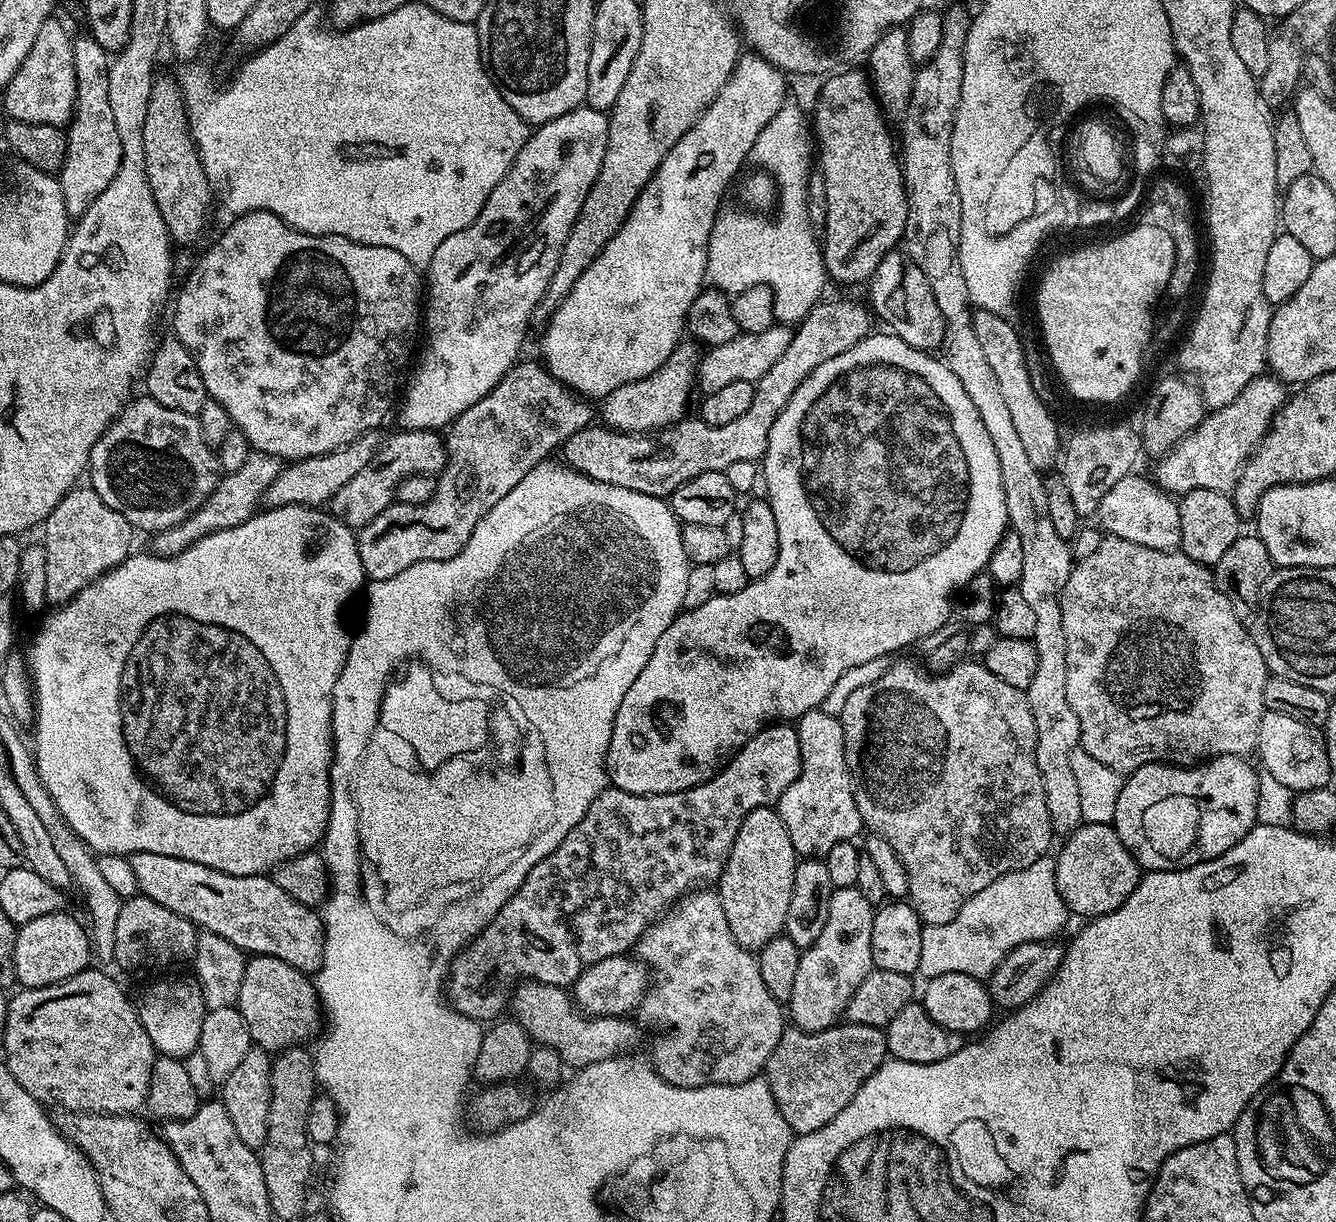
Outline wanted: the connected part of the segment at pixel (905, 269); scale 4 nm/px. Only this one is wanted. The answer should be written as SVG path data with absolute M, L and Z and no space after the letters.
M893 250L886 253L866 282L867 288L867 303L871 311L879 319L881 316L892 327L889 329L898 338L902 338L902 342L925 350L936 350L943 345L944 316L934 302L934 294L930 294L930 282L926 282L926 277L916 264L909 263L903 251Z

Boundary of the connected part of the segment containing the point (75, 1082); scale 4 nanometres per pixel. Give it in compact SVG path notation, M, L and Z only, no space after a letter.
M89 966L83 972L74 974L70 978L66 978L57 984L50 986L42 986L41 988L21 987L20 993L14 995L8 1002L8 1013L6 1014L5 1038L2 1041L4 1047L3 1063L7 1064L10 1074L14 1074L14 1078L19 1084L29 1092L35 1100L41 1102L49 1102L48 1100L57 1100L67 1111L72 1114L80 1114L83 1112L98 1112L104 1114L136 1114L145 1107L148 1099L148 1087L150 1086L150 1074L152 1067L157 1058L156 1047L150 1042L150 1034L146 1034L146 1030L140 1021L140 1014L135 1003L128 1001L128 996L107 976L104 972L99 972L95 966Z

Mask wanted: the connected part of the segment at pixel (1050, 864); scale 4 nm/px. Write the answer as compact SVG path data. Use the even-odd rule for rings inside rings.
M1051 855L1038 858L1038 862L1030 862L1022 870L1008 872L1000 876L986 890L978 890L974 898L970 898L958 910L956 917L942 926L927 925L922 934L922 958L919 975L924 978L941 976L957 972L977 978L987 977L1002 962L1002 958L1010 950L1022 946L1026 942L1048 942L1067 920L1070 919L1068 907L1062 902L1062 894L1058 894L1056 885L1056 862Z

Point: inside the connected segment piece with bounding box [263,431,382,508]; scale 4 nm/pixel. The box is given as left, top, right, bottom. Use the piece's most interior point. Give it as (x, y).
(312, 482)

